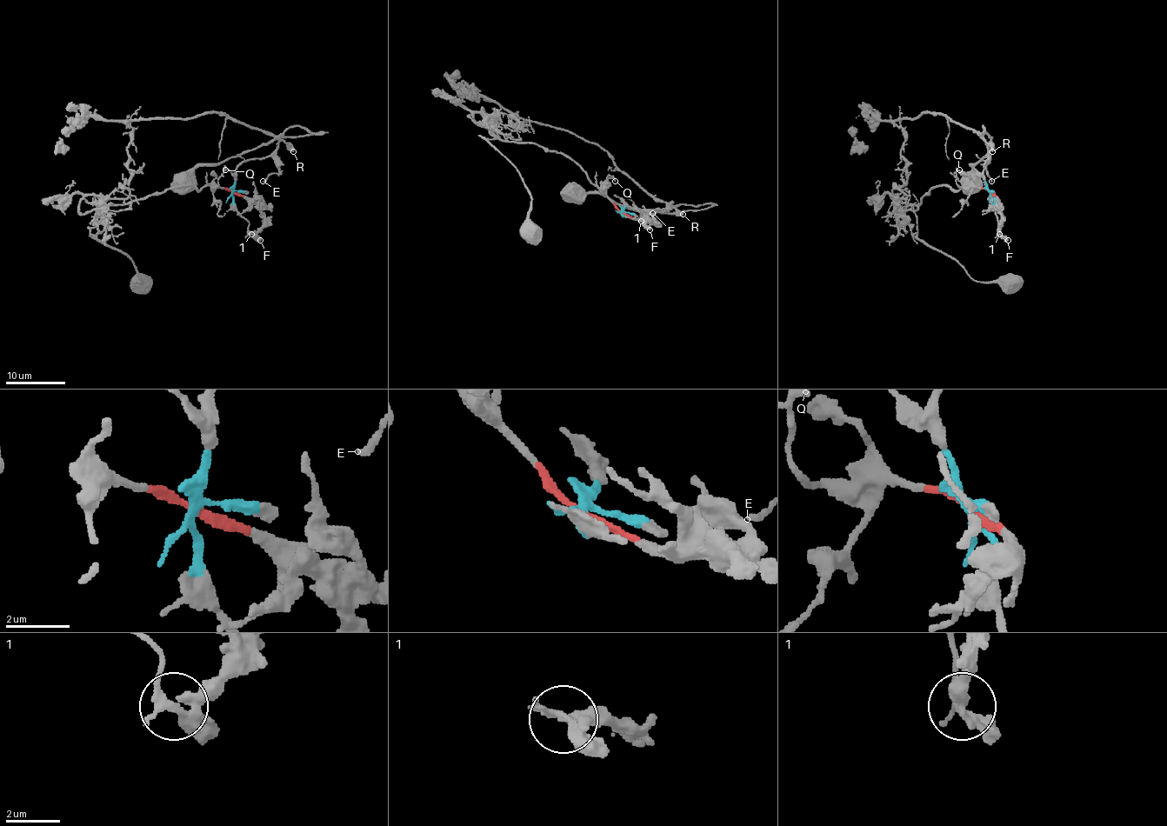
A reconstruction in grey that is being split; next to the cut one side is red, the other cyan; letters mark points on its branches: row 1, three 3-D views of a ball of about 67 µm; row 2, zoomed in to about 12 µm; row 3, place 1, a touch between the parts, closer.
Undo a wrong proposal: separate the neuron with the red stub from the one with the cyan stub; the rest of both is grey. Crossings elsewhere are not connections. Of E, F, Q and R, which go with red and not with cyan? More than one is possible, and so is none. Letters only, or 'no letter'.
Q

